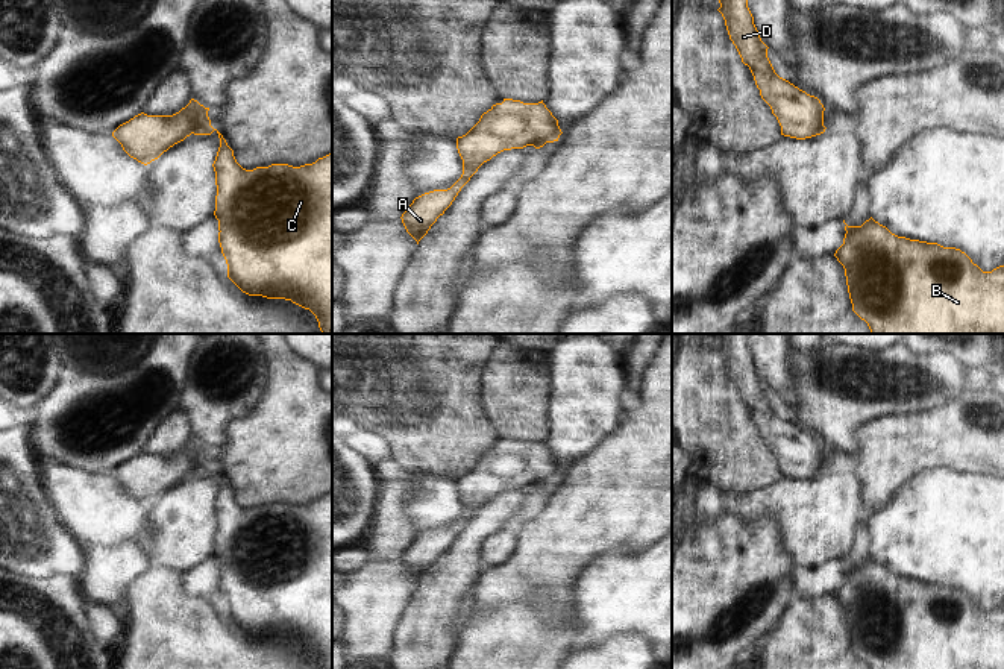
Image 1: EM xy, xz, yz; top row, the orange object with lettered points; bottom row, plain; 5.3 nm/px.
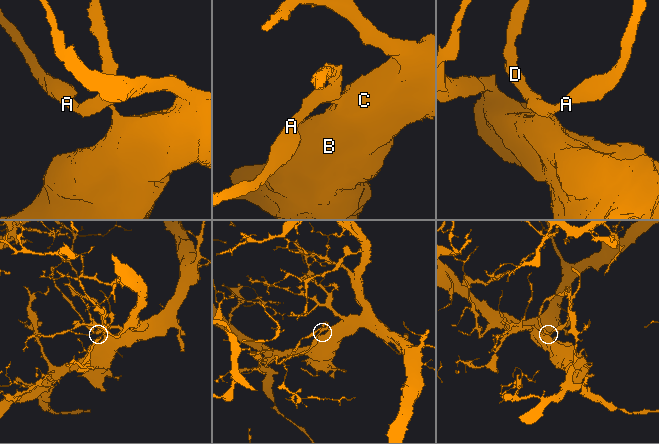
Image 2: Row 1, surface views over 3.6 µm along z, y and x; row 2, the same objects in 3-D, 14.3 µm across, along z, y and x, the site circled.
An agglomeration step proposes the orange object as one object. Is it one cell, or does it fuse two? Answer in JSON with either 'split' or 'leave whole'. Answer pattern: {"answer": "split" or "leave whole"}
{"answer": "split"}

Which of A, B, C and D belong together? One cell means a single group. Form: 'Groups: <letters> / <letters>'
Groups: A D / B C.

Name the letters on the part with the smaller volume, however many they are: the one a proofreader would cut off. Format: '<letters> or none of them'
A, D.

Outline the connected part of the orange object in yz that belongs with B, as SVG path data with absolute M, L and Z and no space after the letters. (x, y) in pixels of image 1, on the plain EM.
M872 557L861 566L845 566L843 584L836 590L834 596L845 608L846 625L852 651L868 663L869 669L1004 669L1004 605L992 611L983 611L972 599L955 587L943 587L937 583L910 579L892 573L886 566Z

